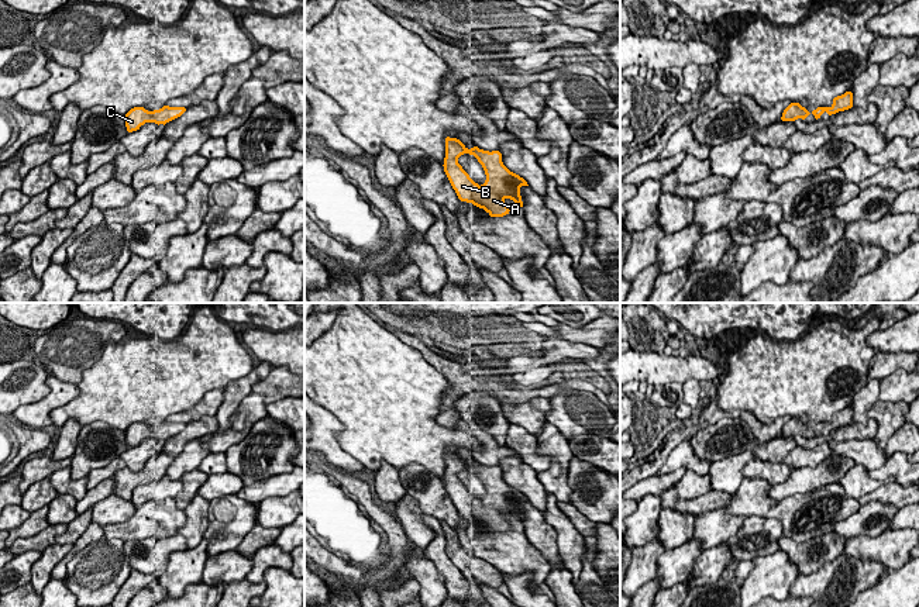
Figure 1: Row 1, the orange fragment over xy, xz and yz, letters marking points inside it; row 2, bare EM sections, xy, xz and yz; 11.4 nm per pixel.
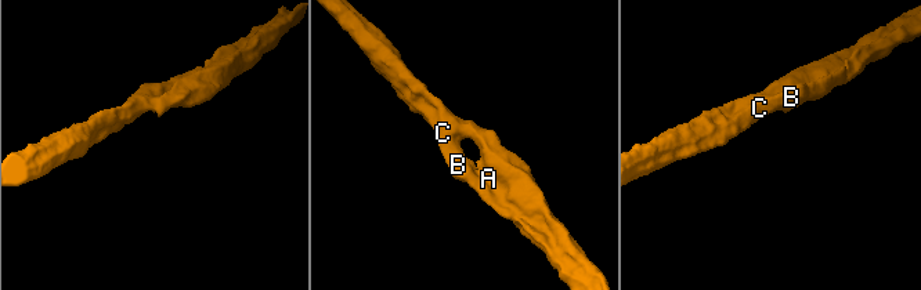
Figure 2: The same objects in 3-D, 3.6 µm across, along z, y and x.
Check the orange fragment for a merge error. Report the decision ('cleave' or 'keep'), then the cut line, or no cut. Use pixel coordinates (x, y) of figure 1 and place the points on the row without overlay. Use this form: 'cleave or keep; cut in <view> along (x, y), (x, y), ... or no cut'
keep; no cut

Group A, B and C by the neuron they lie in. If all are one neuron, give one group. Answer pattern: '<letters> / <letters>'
A B C

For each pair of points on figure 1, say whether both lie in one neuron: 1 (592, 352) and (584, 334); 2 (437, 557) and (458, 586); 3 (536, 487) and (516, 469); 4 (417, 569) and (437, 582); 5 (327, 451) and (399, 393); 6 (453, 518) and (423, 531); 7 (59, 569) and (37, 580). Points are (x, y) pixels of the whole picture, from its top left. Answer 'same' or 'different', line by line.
1: different
2: same
3: same
4: same
5: different
6: different
7: different

